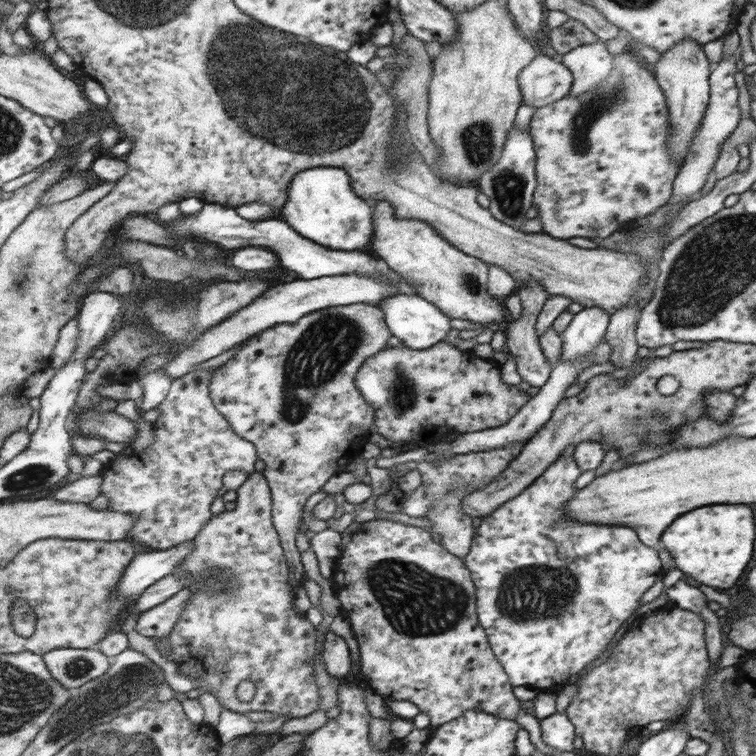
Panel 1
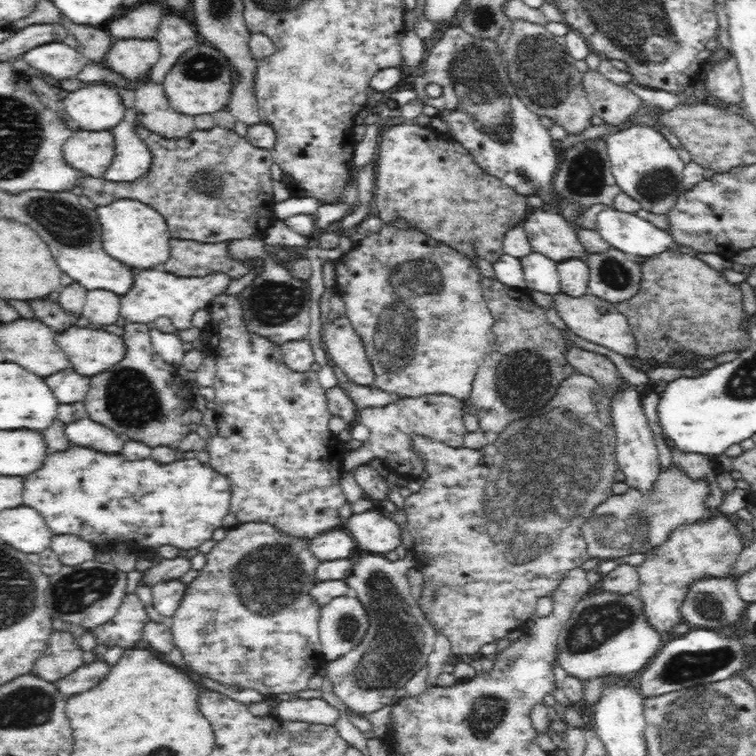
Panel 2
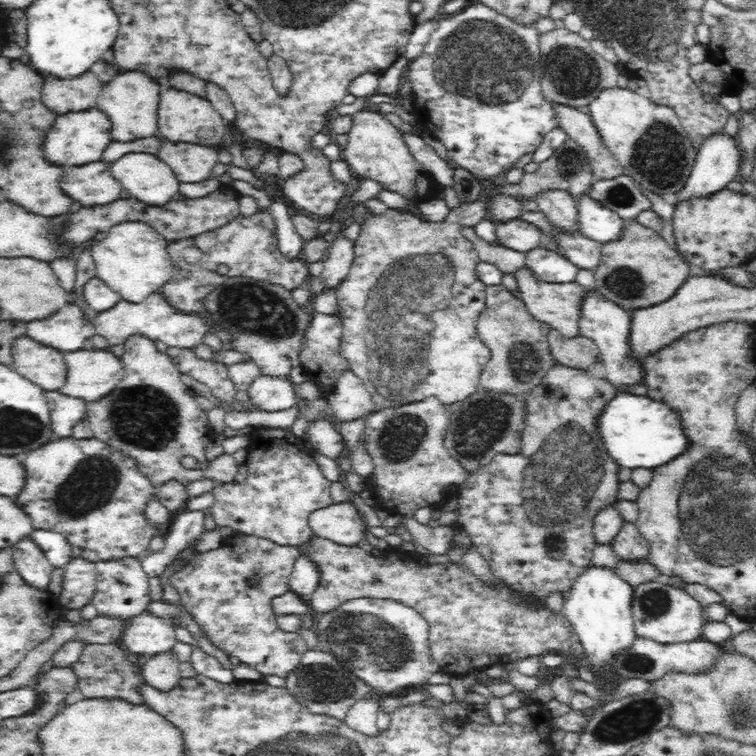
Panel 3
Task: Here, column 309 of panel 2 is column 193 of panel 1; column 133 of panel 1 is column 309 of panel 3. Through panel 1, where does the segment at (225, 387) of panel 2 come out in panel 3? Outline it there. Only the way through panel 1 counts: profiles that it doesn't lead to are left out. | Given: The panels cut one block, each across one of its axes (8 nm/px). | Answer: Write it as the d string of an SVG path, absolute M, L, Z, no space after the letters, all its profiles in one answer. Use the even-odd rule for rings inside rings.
M256 427L251 437L250 453L244 460L248 467L248 478L242 484L224 484L213 489L216 503L211 508L212 519L219 527L230 526L241 534L300 548L313 537L307 523L310 514L333 504L330 498L332 482L322 476L316 464L312 464L303 440L296 438L291 429Z

